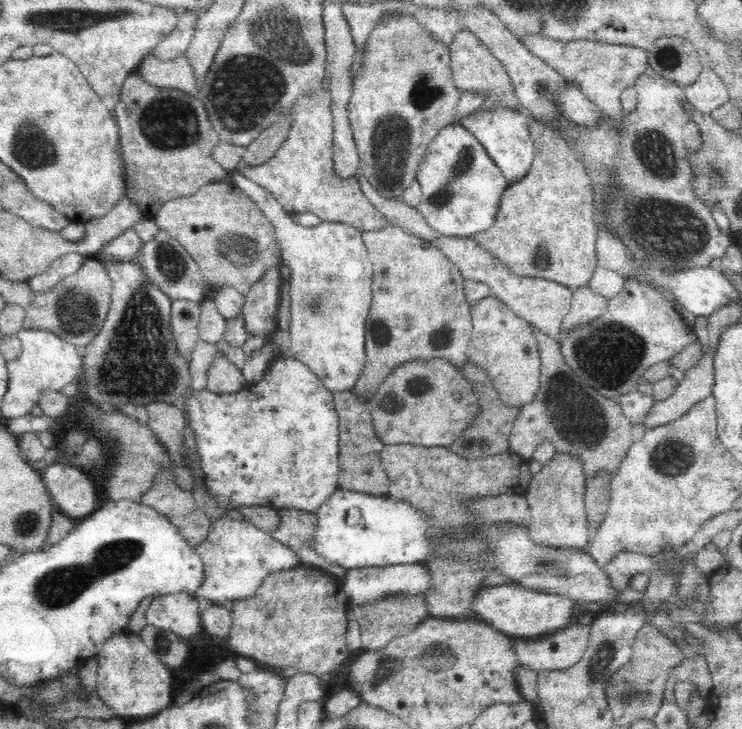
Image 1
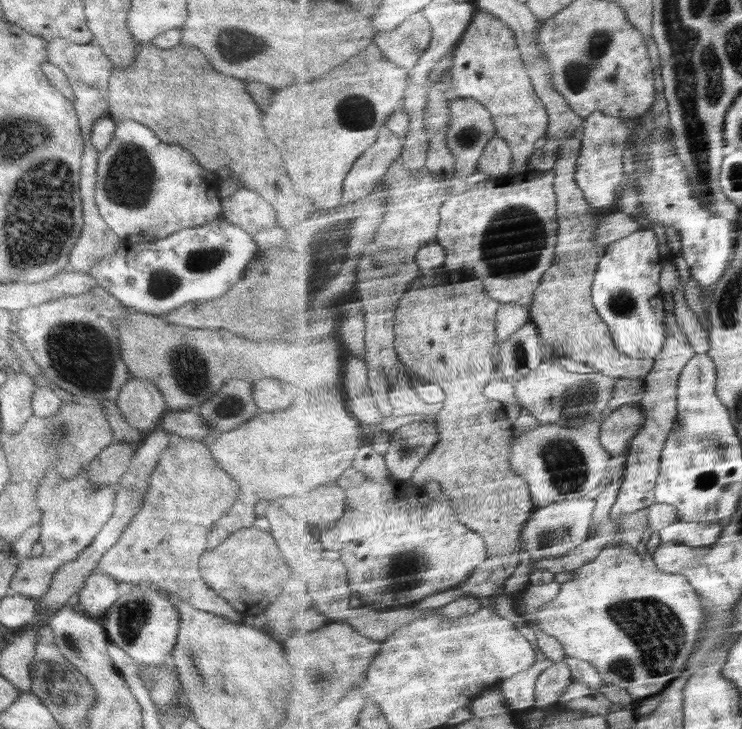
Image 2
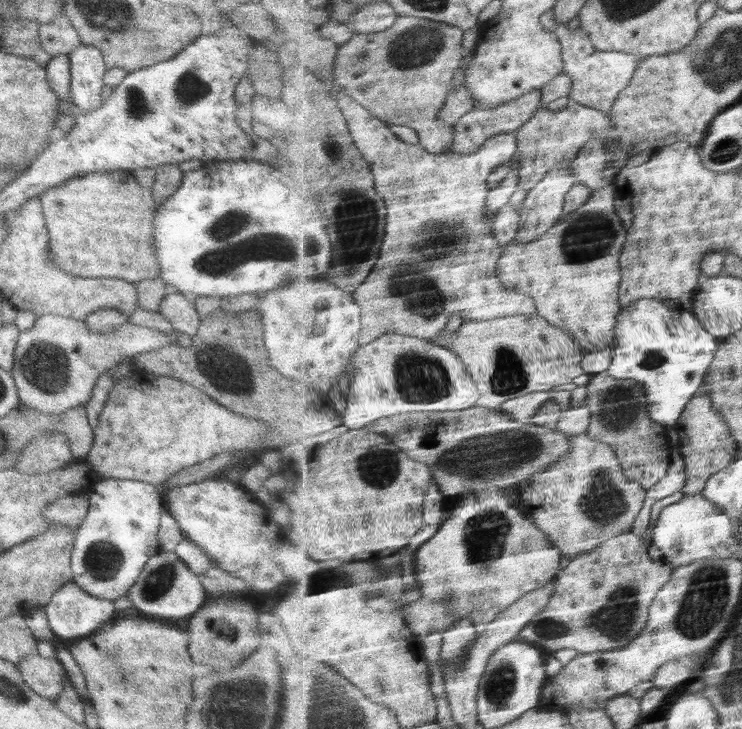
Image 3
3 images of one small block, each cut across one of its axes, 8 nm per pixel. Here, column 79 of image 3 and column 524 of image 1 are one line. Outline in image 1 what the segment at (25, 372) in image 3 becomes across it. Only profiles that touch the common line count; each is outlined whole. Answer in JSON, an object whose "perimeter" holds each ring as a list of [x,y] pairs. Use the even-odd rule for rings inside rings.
{"perimeter":[[[492,295],[472,301],[471,310],[473,331],[466,350],[468,362],[488,373],[504,405],[522,409],[534,400],[540,387],[541,359],[532,331],[534,326],[516,316],[506,303]]]}

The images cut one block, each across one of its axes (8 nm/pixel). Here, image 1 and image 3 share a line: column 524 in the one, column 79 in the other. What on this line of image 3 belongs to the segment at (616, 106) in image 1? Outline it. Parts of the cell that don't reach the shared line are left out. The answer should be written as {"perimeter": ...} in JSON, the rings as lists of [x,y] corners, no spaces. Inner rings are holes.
{"perimeter":[[[64,10],[59,12],[48,24],[39,26],[39,41],[41,47],[51,55],[70,54],[83,42],[77,30]]]}

